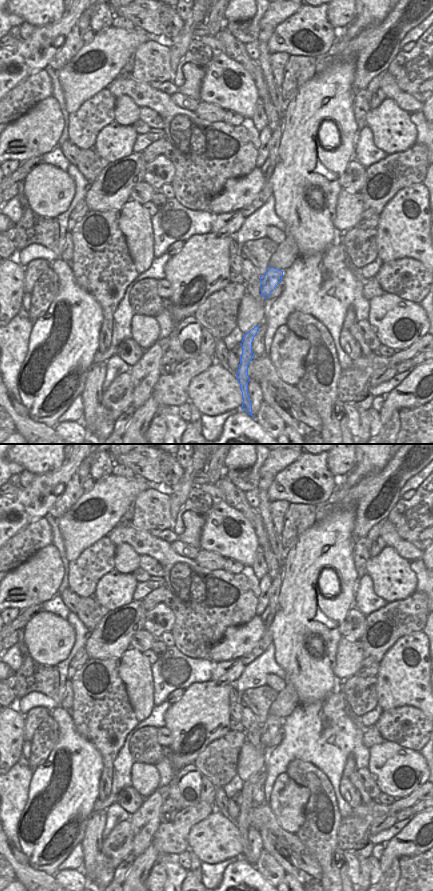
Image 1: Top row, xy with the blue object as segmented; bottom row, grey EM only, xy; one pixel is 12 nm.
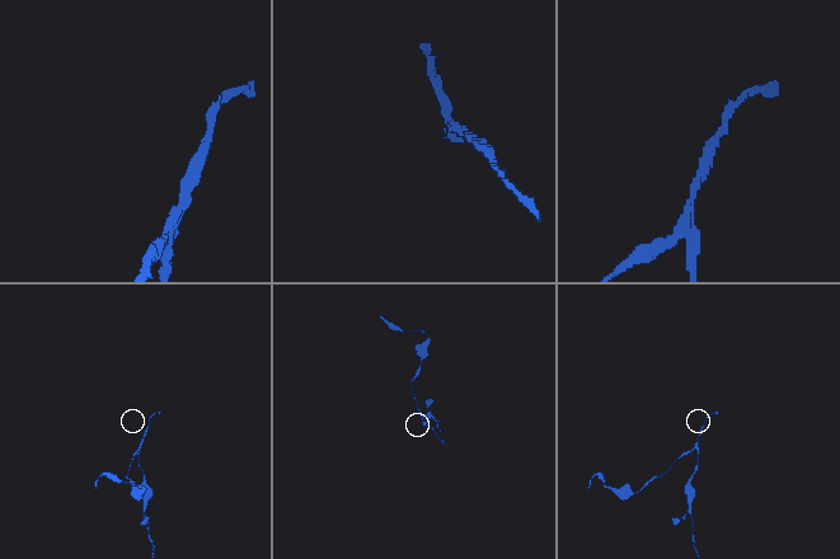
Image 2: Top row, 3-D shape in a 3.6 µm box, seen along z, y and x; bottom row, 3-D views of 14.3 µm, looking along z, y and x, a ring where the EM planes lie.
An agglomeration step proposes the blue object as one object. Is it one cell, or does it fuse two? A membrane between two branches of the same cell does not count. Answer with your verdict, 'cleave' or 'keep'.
cleave

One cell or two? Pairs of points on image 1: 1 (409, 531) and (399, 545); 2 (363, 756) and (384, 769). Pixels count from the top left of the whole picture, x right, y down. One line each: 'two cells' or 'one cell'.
1: two cells
2: two cells

